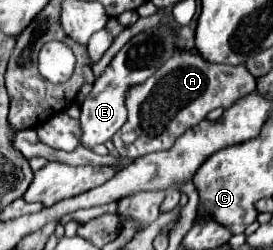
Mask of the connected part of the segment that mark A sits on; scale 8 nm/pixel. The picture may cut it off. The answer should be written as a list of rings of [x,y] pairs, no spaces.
[[[178,49],[172,59],[156,71],[156,75],[128,91],[128,121],[114,133],[112,143],[118,155],[128,157],[130,161],[146,153],[170,149],[186,129],[204,121],[212,109],[228,109],[236,99],[254,89],[256,79],[244,65],[216,65],[204,61],[198,53]]]

